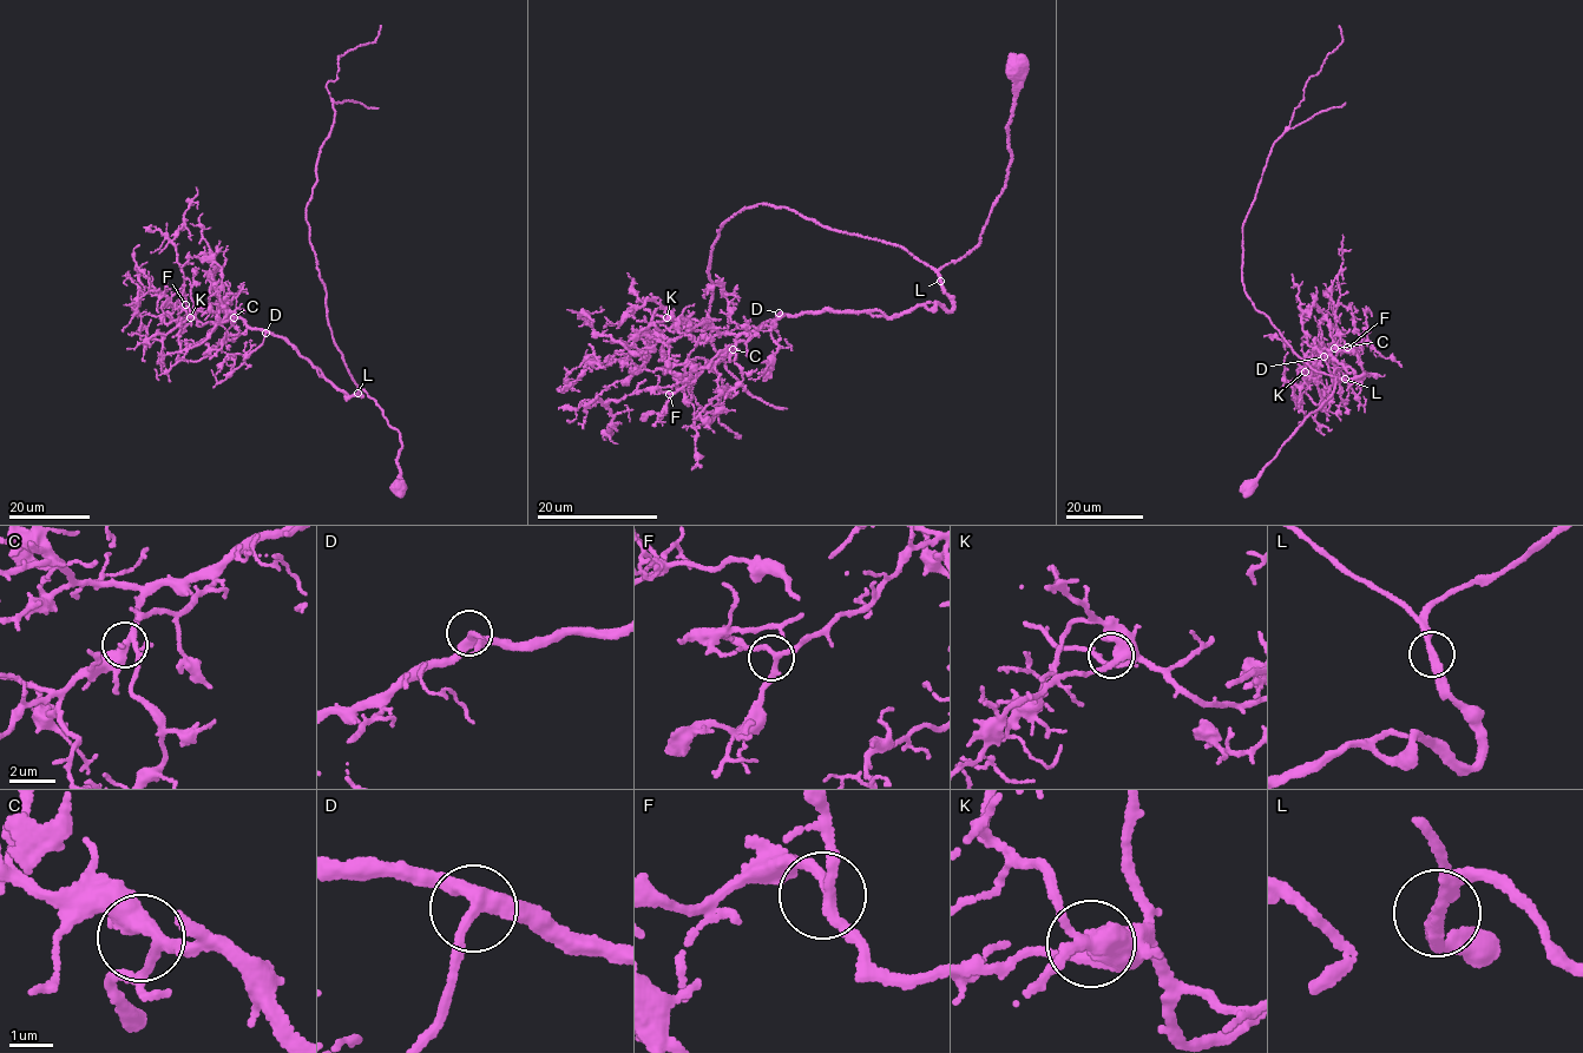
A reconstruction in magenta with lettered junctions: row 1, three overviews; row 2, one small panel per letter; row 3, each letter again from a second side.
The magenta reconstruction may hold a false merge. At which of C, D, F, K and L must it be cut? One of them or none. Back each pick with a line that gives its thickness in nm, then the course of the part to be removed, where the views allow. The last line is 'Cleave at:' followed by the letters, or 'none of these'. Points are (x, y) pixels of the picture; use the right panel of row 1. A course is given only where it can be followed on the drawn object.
Cleave at: none of these

